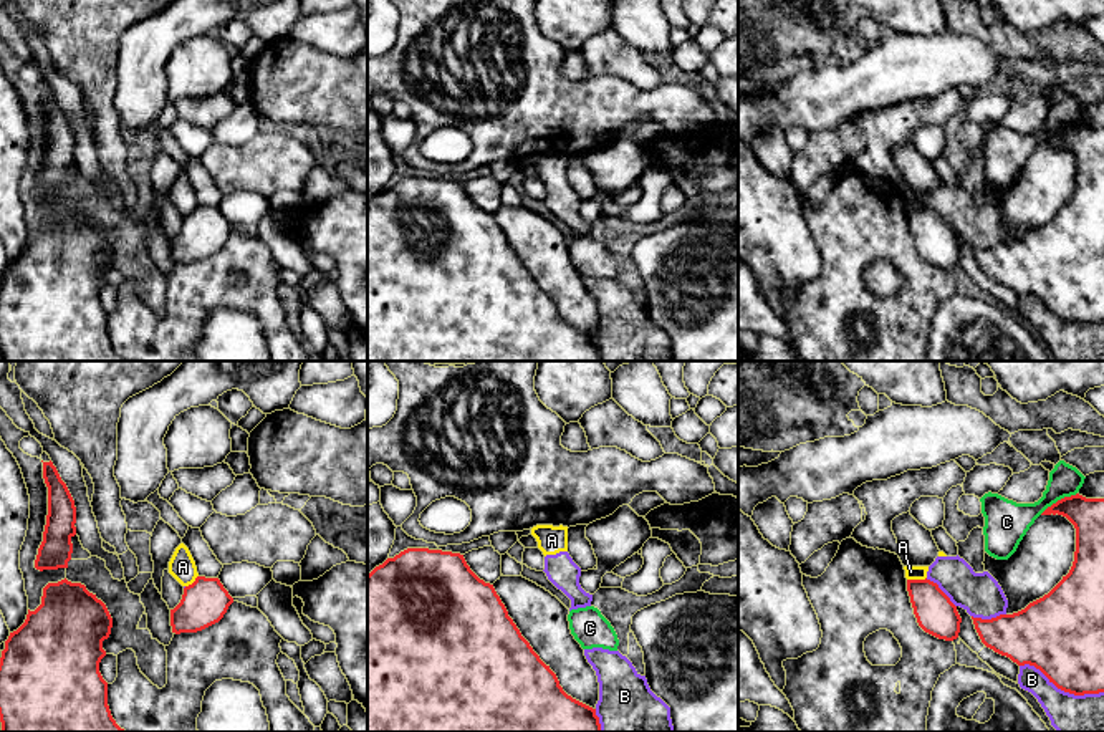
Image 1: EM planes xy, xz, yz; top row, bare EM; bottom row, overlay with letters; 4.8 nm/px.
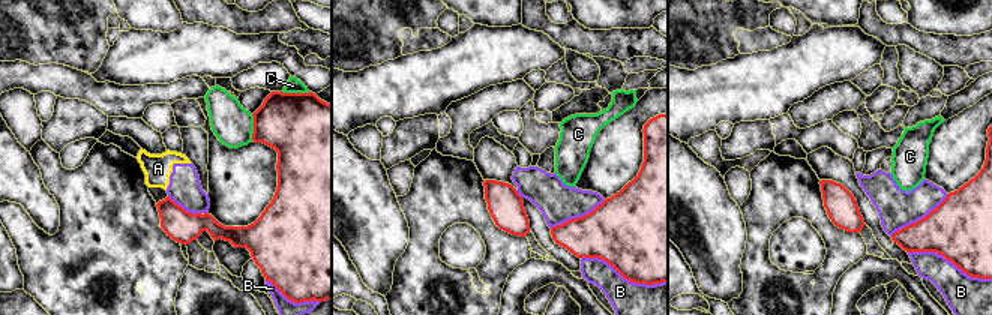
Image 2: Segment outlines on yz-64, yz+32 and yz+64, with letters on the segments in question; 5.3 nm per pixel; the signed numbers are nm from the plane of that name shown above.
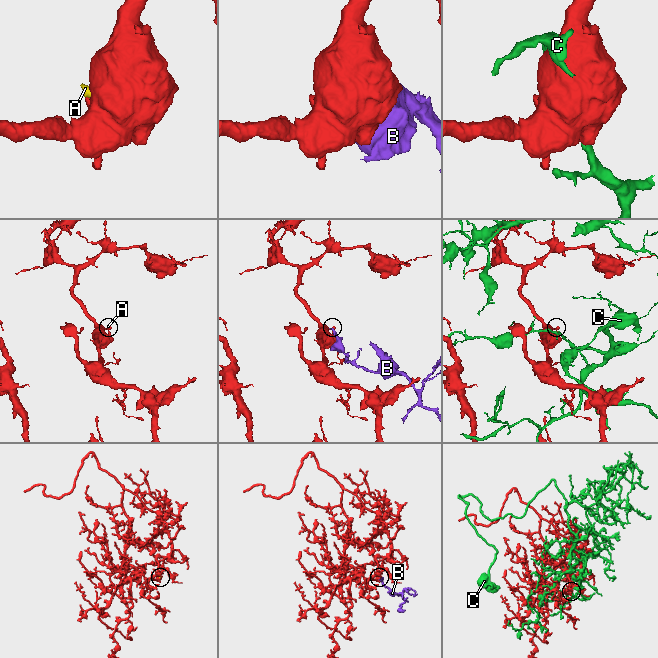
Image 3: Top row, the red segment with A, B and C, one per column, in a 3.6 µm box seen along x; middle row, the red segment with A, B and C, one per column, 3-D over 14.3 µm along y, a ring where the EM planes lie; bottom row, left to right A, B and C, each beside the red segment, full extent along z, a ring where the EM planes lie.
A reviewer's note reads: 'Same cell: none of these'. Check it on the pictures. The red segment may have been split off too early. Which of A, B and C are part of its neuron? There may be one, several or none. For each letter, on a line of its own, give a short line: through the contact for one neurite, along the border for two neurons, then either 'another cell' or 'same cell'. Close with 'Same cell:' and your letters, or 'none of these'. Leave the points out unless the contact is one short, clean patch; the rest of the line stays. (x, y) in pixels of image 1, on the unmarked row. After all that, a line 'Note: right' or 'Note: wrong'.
A: line yz (926, 206), (907, 209); another cell
B: another cell
C: another cell
Same cell: none of these
Note: right

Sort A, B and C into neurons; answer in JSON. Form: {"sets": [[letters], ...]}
{"sets": [["A", "B"], ["C"]]}

